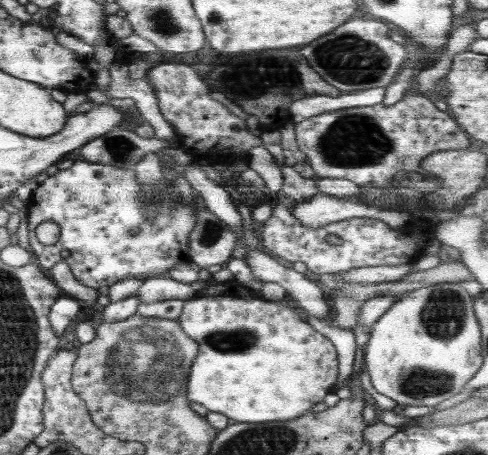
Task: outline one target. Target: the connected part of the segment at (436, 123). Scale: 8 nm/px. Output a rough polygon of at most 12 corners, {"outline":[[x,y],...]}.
{"outline":[[424,94],[294,125],[315,178],[390,184],[472,142]]}

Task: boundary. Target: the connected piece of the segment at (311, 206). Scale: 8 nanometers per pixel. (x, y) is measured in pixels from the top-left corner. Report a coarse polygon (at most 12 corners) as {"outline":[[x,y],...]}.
{"outline":[[322,194],[293,205],[312,228],[351,218],[380,219],[400,229],[401,210],[368,206],[356,196]]}

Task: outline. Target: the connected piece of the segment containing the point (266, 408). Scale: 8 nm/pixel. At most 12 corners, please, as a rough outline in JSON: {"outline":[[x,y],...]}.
{"outline":[[233,280],[184,301],[188,400],[287,421],[338,379],[304,311]]}

